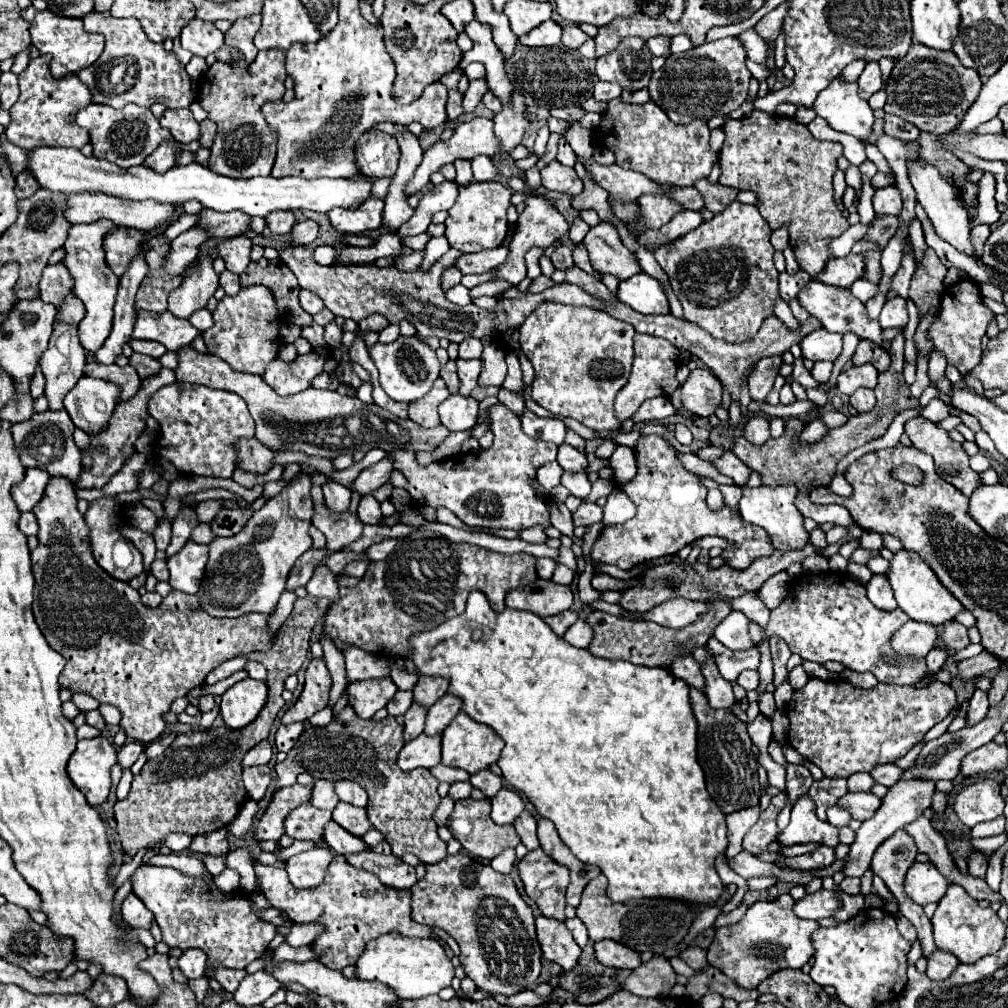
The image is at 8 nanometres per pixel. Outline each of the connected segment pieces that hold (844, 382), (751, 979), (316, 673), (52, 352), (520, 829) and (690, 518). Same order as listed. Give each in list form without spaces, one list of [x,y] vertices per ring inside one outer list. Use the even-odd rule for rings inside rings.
[[[870,364],[850,366],[848,370],[840,372],[840,376],[838,376],[838,390],[844,396],[850,396],[858,388],[874,388],[876,386],[876,376],[878,376],[878,372]]]
[[[780,894],[772,902],[750,904],[746,914],[734,926],[716,928],[714,942],[708,948],[710,966],[730,976],[746,990],[754,990],[772,972],[782,968],[802,968],[814,954],[812,934],[818,930],[818,922],[798,918],[792,912],[794,904],[790,894]]]
[[[314,658],[306,670],[306,682],[304,690],[298,698],[298,702],[284,712],[282,724],[292,724],[292,722],[304,722],[318,710],[322,710],[328,704],[328,692],[332,686],[330,672],[324,664],[324,658]]]
[[[54,322],[48,350],[40,358],[46,378],[46,398],[52,410],[62,410],[62,400],[84,374],[84,348],[78,342],[78,326]]]
[[[524,810],[522,816],[518,816],[518,818],[514,820],[514,828],[516,828],[522,844],[524,844],[528,850],[540,848],[540,842],[538,842],[538,836],[536,836],[536,820],[534,820],[534,816],[532,816],[528,810]]]
[[[658,434],[640,436],[640,440],[634,446],[634,454],[638,464],[636,476],[628,484],[620,486],[614,482],[614,486],[636,504],[638,516],[624,524],[604,526],[604,530],[592,546],[592,560],[630,570],[640,562],[668,554],[678,554],[686,544],[692,544],[702,536],[720,536],[732,542],[734,548],[724,550],[722,556],[726,558],[726,564],[738,570],[750,566],[756,558],[770,556],[774,552],[762,528],[746,524],[742,516],[738,516],[738,512],[730,510],[728,506],[724,506],[722,512],[712,512],[706,506],[706,488],[702,488],[700,476],[684,468],[684,464],[678,458],[678,452],[666,438]]]

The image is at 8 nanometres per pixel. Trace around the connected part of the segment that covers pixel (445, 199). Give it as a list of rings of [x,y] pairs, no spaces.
[[[444,180],[440,186],[434,186],[428,194],[420,198],[414,216],[406,224],[402,224],[402,228],[398,230],[398,236],[402,238],[402,236],[412,236],[412,234],[422,234],[428,228],[432,214],[438,210],[448,210],[454,204],[456,194],[458,194],[456,182]]]

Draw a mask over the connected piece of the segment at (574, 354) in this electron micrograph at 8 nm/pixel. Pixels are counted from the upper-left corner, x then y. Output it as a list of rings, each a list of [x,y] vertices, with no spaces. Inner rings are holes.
[[[540,304],[518,330],[520,348],[536,372],[532,398],[554,416],[574,418],[598,432],[618,430],[614,396],[630,376],[634,334],[632,324],[592,308]]]

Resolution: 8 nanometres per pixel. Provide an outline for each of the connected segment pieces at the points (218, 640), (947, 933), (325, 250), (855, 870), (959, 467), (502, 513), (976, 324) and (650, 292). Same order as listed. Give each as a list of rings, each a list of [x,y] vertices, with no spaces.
[[[54,476],[50,478],[42,500],[32,510],[40,524],[40,544],[32,550],[32,572],[36,578],[34,616],[48,644],[66,658],[66,668],[60,674],[62,688],[68,688],[74,694],[84,692],[94,696],[100,704],[116,706],[122,712],[120,728],[126,730],[128,738],[150,744],[162,736],[166,728],[162,714],[170,710],[172,700],[202,686],[204,678],[222,662],[246,656],[254,650],[270,650],[276,634],[268,630],[268,614],[246,614],[234,620],[214,618],[208,612],[202,612],[196,596],[180,590],[172,590],[158,608],[144,606],[140,594],[130,588],[128,582],[114,580],[92,558],[90,530],[84,516],[78,512],[76,502],[74,484],[64,476]]]
[[[950,884],[946,896],[940,902],[940,910],[934,912],[932,930],[936,946],[952,952],[964,964],[998,952],[1004,946],[1006,938],[1006,924],[998,918],[998,914],[992,908],[978,906],[978,902],[972,896],[968,896],[966,890],[958,884]]]
[[[332,246],[314,248],[314,260],[322,266],[332,266],[336,260],[336,248],[332,248]]]
[[[912,778],[912,780],[900,780],[900,782],[896,782],[888,790],[888,794],[882,798],[882,806],[876,812],[876,816],[870,818],[870,820],[866,820],[866,822],[862,822],[860,830],[856,832],[856,842],[850,846],[850,854],[844,860],[844,870],[842,872],[846,876],[862,876],[870,868],[870,860],[872,860],[876,848],[882,844],[882,840],[890,838],[896,830],[900,830],[906,824],[914,822],[926,808],[930,808],[934,792],[936,792],[936,786],[930,780]]]
[[[912,418],[912,420],[908,420],[908,422],[904,424],[904,432],[906,432],[908,438],[912,440],[912,446],[914,446],[914,448],[918,448],[918,450],[922,450],[922,452],[926,452],[926,454],[930,454],[930,456],[934,458],[934,462],[936,462],[936,474],[938,474],[942,480],[946,480],[946,482],[950,482],[952,486],[956,486],[964,496],[970,496],[970,494],[980,486],[978,474],[970,468],[968,456],[966,456],[966,452],[962,450],[962,444],[954,442],[954,440],[948,436],[946,430],[938,428],[934,422],[930,422],[930,420],[926,420],[926,418]]]
[[[502,404],[488,408],[490,430],[494,432],[494,444],[488,450],[478,450],[474,454],[456,454],[442,462],[420,466],[414,452],[390,452],[388,458],[394,470],[400,470],[408,480],[406,490],[412,496],[412,504],[430,508],[448,508],[468,526],[482,528],[512,528],[524,530],[540,524],[550,526],[546,500],[538,500],[532,478],[536,470],[552,460],[556,460],[556,444],[530,438],[520,428],[520,416]]]
[[[962,278],[958,284],[952,284],[944,290],[940,314],[934,326],[930,328],[930,338],[934,346],[946,354],[946,360],[954,364],[962,374],[972,370],[982,356],[982,336],[986,334],[986,326],[992,320],[992,312],[984,306],[978,284],[970,278]]]
[[[646,272],[634,276],[634,280],[626,280],[626,284],[620,284],[618,300],[640,314],[670,314],[670,304],[660,282]]]

